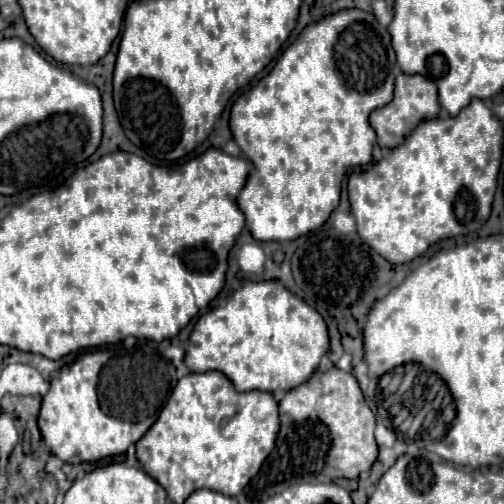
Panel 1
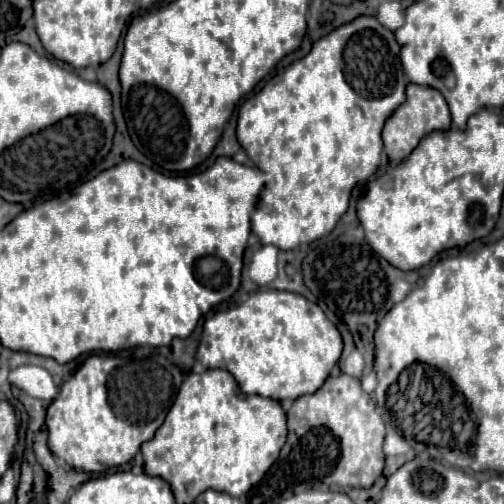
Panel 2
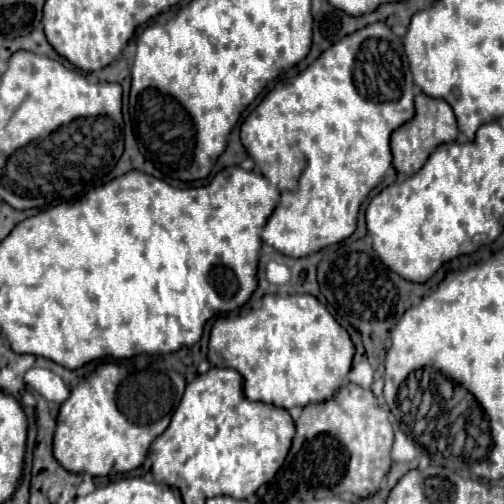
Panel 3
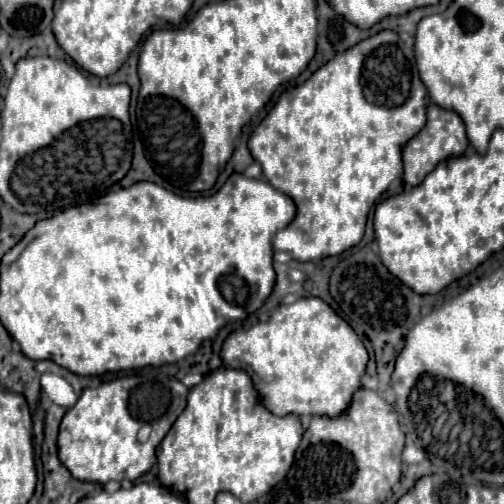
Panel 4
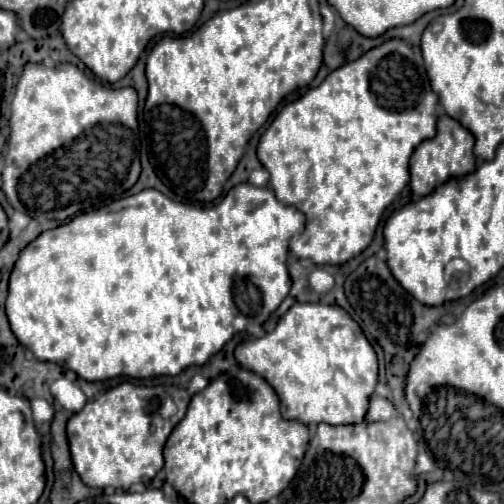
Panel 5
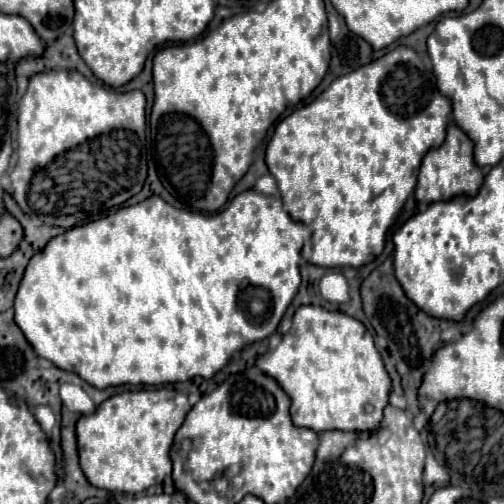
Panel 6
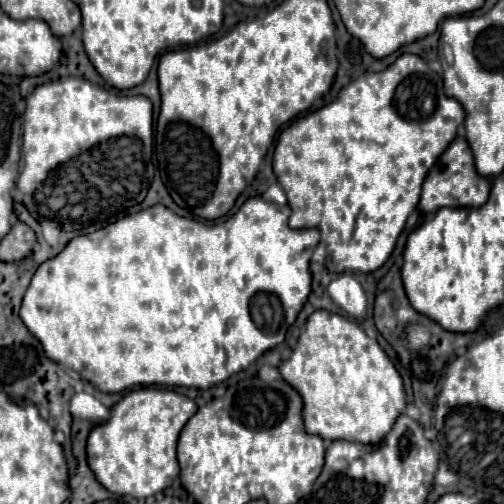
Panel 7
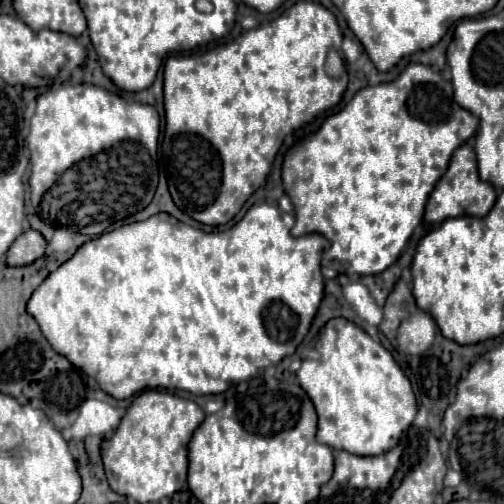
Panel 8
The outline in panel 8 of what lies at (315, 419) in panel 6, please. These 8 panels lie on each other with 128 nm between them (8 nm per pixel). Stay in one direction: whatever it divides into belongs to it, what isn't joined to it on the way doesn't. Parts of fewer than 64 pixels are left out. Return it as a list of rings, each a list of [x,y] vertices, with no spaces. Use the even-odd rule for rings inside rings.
[[[344,318],[330,320],[318,338],[318,358],[304,360],[302,368],[298,370],[298,382],[308,392],[310,400],[318,412],[318,442],[330,446],[332,450],[340,452],[346,450],[356,456],[380,456],[392,450],[400,436],[412,426],[418,404],[412,390],[410,380],[400,370],[392,354],[378,342],[374,342],[362,328],[354,326]]]

